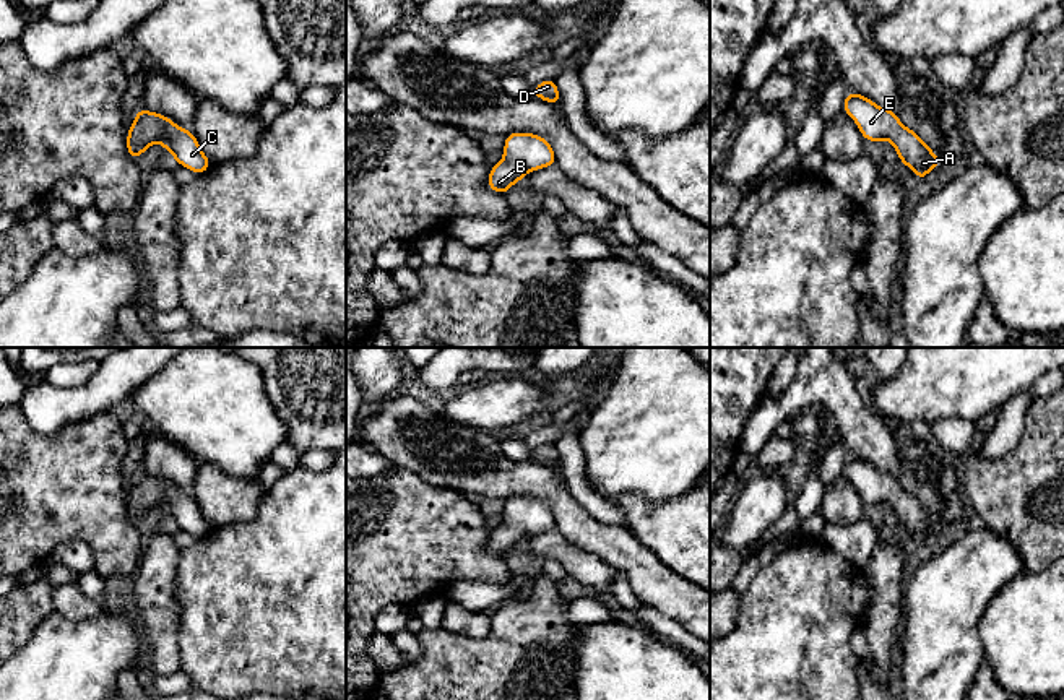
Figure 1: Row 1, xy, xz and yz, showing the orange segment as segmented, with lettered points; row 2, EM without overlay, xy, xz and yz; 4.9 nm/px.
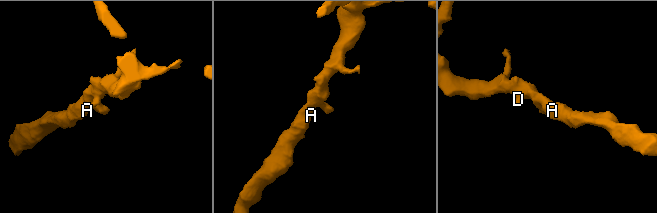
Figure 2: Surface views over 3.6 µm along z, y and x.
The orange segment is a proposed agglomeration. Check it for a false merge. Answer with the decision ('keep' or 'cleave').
keep

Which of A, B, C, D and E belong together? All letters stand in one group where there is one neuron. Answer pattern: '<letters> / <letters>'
A B C D E

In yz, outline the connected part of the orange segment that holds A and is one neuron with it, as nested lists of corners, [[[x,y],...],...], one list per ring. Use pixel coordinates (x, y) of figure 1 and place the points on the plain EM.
[[[850,455],[841,474],[854,484],[866,505],[880,507],[887,502],[897,513],[900,526],[908,529],[918,544],[944,528],[941,520],[934,520],[932,512],[915,494],[905,490],[893,474],[879,471],[866,460]]]

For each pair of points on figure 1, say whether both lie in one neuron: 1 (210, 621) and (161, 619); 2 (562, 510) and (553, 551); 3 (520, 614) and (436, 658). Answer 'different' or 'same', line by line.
1: different
2: different
3: same

